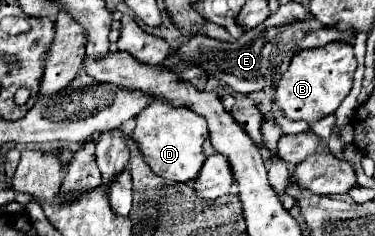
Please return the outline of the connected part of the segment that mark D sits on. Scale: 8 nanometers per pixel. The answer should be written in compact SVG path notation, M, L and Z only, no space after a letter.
M156 98L134 120L136 128L132 132L132 140L156 176L162 176L170 182L186 182L198 176L206 160L202 152L202 144L208 138L204 116L192 112L186 106L174 106L168 100Z

